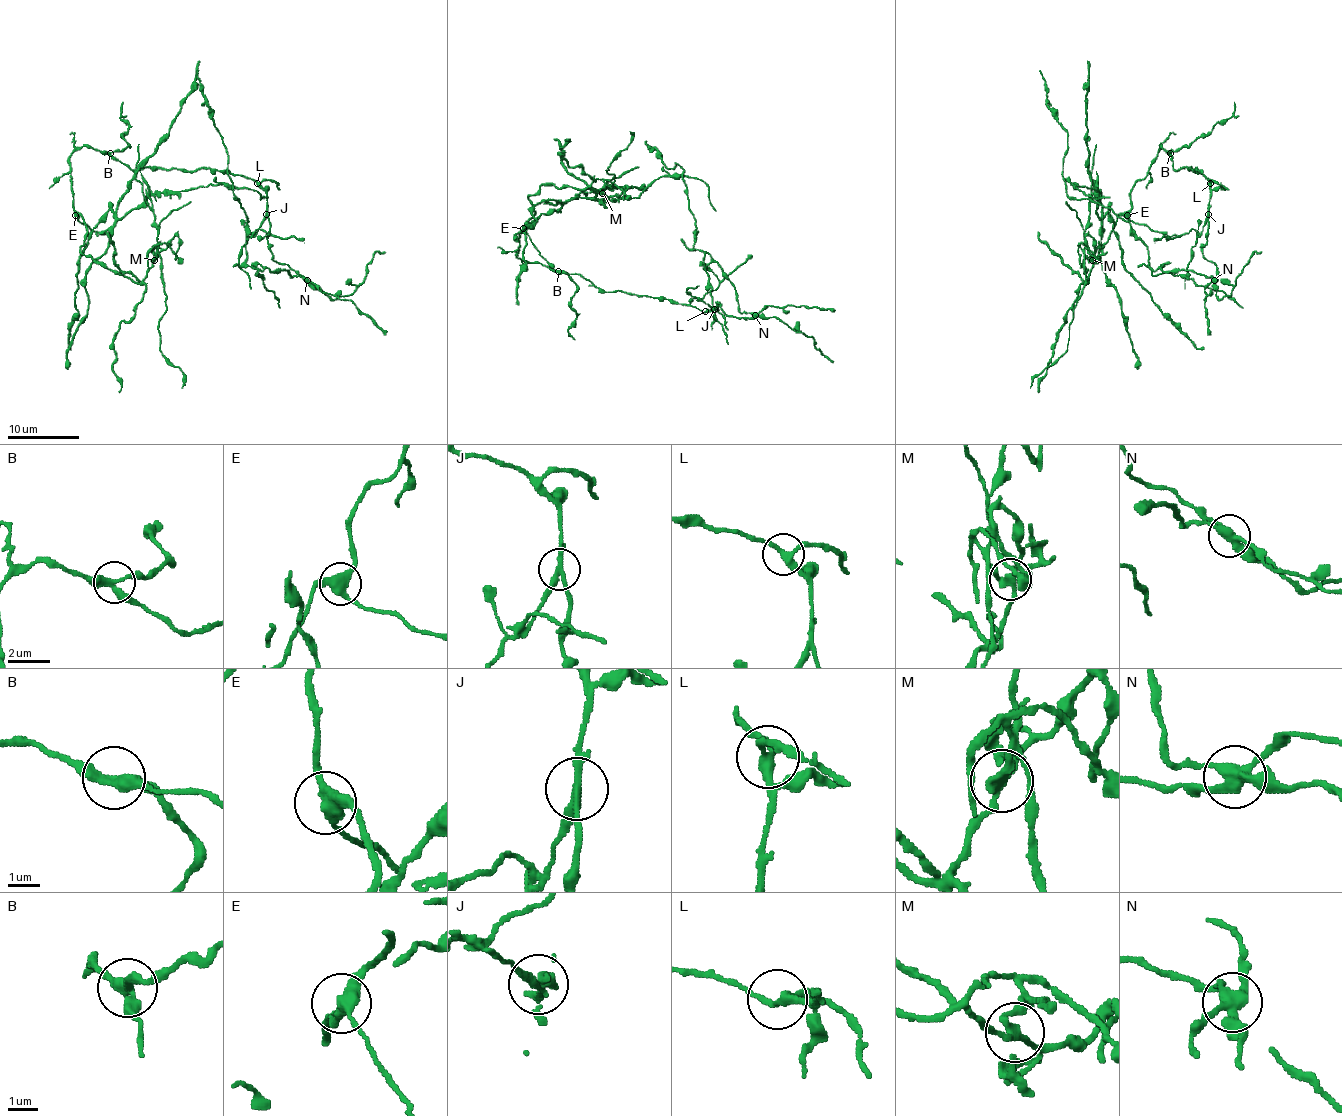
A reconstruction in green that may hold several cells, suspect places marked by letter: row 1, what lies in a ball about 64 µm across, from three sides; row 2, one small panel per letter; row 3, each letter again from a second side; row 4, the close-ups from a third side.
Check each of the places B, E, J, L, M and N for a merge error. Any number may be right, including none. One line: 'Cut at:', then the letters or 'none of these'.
Cut at: J, M, N

